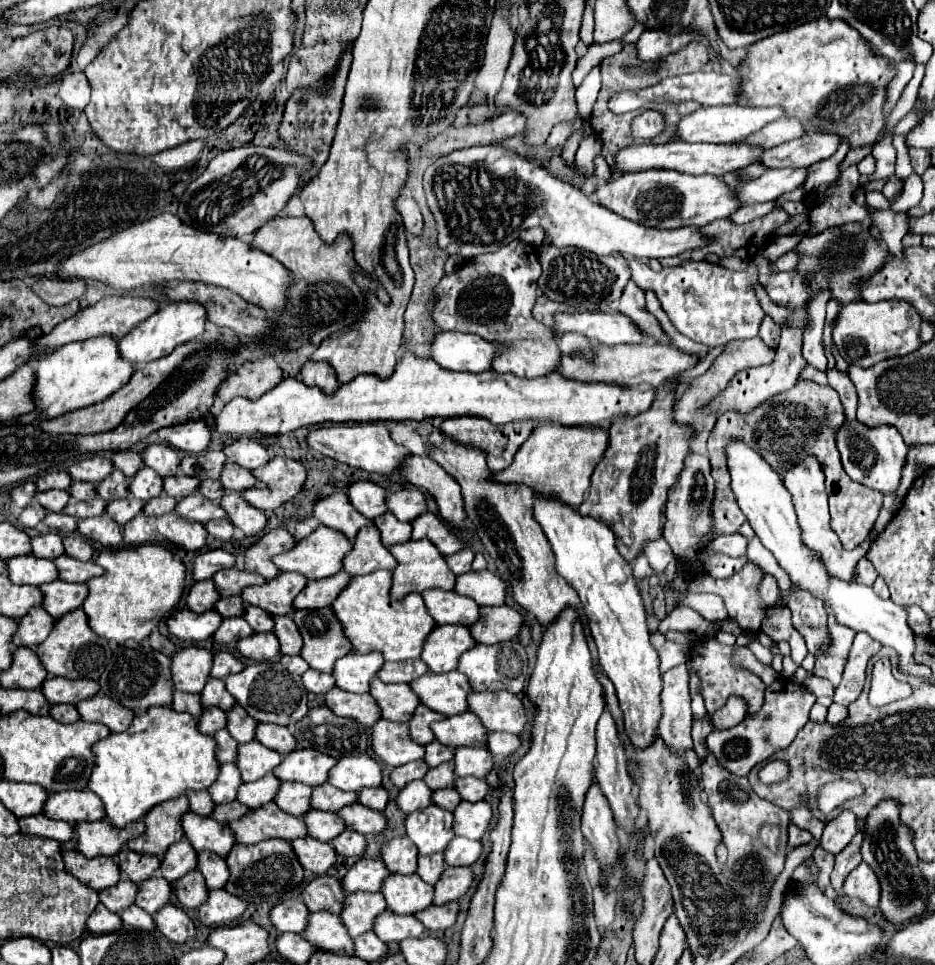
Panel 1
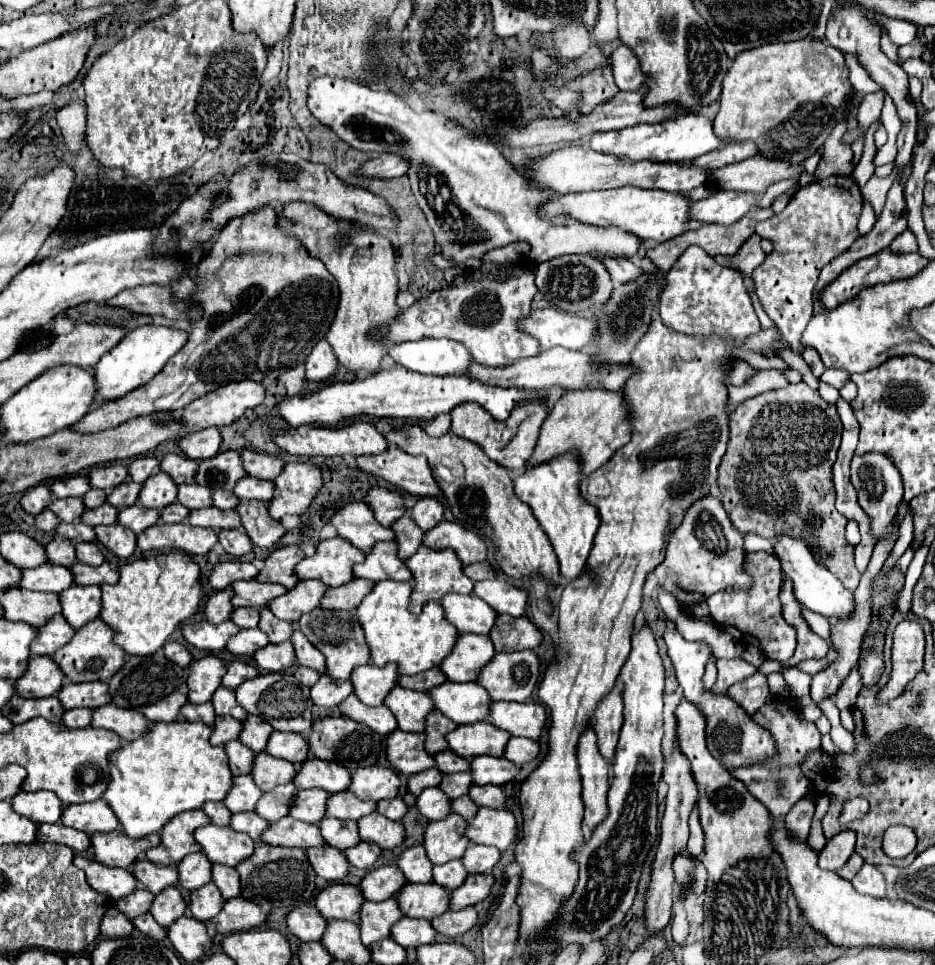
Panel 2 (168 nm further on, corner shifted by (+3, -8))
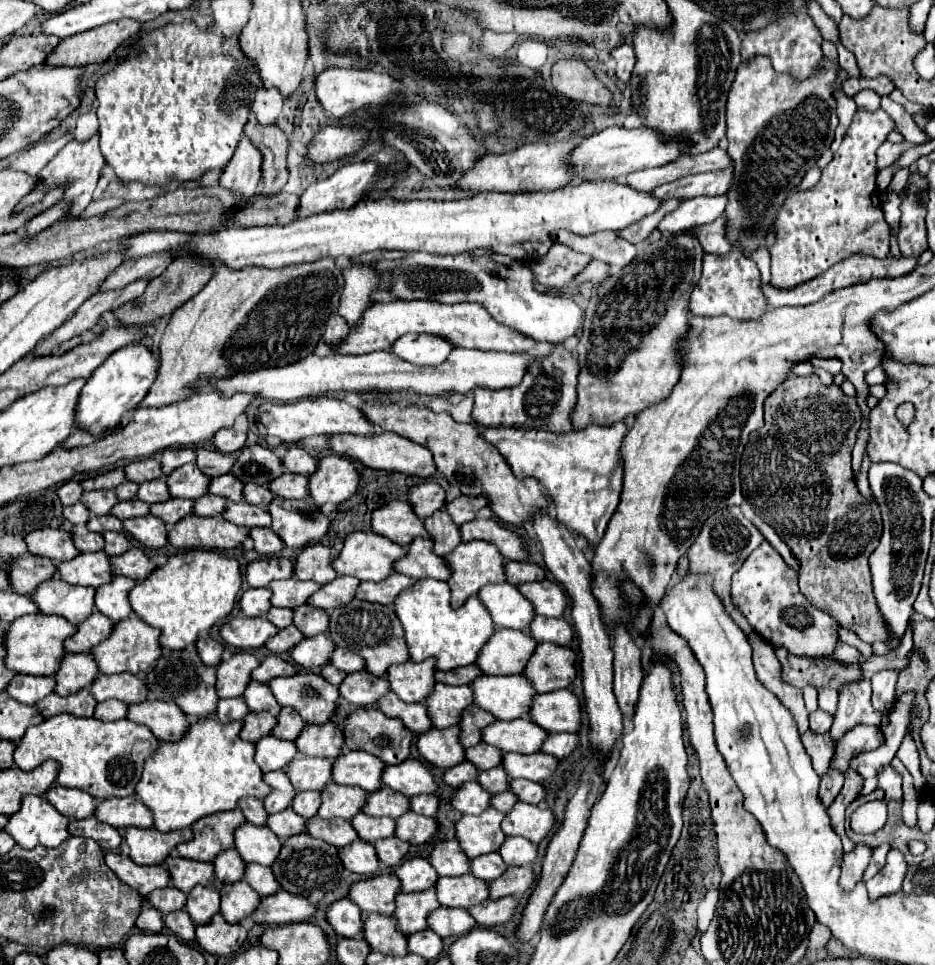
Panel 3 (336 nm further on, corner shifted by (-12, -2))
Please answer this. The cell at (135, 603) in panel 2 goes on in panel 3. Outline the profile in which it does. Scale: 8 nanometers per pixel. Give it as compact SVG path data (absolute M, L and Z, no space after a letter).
M188 550L188 552L178 552L174 556L168 556L164 566L158 566L144 582L138 582L128 592L128 600L132 612L138 618L142 618L146 624L160 630L160 646L164 650L180 650L188 644L194 644L198 634L208 632L212 624L220 622L232 612L240 586L242 586L242 574L234 558L226 558L224 554L212 550Z

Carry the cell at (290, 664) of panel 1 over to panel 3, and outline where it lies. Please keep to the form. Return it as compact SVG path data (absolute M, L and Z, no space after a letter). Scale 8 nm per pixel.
M326 664L324 668L322 668L322 672L320 672L320 676L324 678L324 680L328 680L328 682L332 682L334 686L338 686L342 680L344 680L344 676L346 676L346 672L342 672L342 670L338 670L338 668L334 668L332 664Z

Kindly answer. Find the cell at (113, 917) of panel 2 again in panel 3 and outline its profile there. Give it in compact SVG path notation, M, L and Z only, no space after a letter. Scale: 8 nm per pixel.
M144 904L144 906L140 908L138 918L136 918L136 928L142 930L142 932L160 932L160 930L164 928L162 914L160 914L154 906Z

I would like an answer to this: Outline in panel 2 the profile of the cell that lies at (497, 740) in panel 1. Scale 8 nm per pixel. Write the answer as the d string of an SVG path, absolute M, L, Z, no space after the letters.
M513 738L509 740L509 748L505 748L505 758L515 764L527 764L539 756L539 742L531 738Z

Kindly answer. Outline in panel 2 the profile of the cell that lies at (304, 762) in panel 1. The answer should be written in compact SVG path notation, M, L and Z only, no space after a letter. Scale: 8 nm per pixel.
M309 758L301 770L297 772L297 780L293 780L297 788L325 788L331 794L343 792L351 784L351 772L331 760Z

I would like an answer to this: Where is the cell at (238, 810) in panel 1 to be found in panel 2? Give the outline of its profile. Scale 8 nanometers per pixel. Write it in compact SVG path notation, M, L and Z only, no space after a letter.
M243 812L243 814L233 814L231 818L231 828L235 832L245 832L249 834L255 842L261 840L261 834L263 830L269 828L269 822L263 820L259 814L255 812Z

